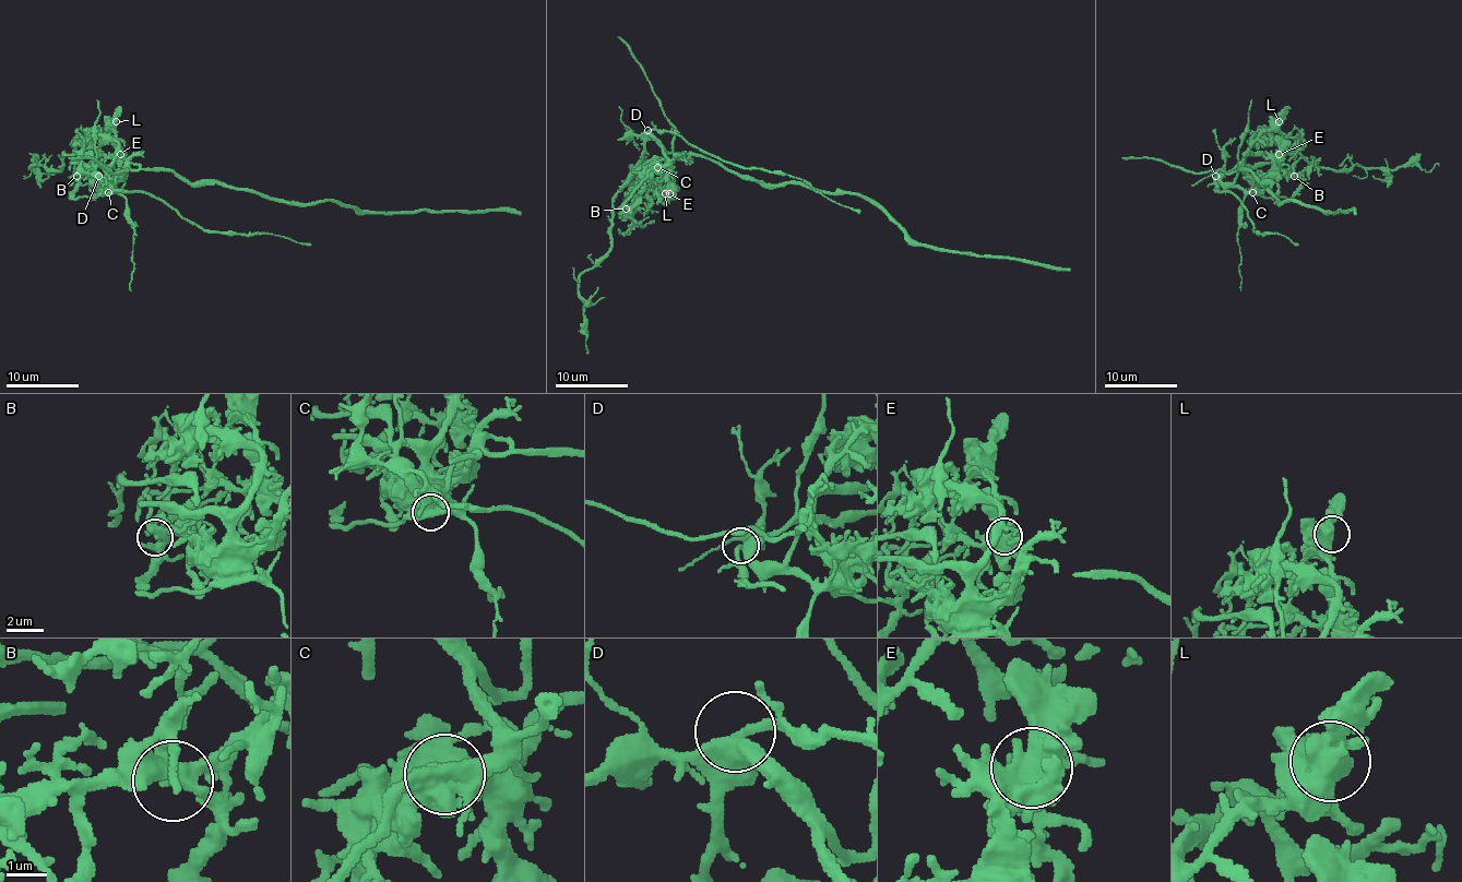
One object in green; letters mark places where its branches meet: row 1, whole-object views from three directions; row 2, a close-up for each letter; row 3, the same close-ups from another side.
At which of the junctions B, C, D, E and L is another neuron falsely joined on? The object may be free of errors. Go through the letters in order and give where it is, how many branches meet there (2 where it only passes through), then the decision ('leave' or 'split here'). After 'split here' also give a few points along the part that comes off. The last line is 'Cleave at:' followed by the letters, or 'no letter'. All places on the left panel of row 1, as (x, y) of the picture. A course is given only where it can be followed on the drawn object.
B: place (76, 176); branches 3; leave
C: place (108, 192); branches 3; split here; course (109, 192), (118, 189), (102, 178), (87, 154), (63, 153), (62, 169), (30, 167), (36, 173), (36, 165)
D: place (98, 176); branches 3; leave
E: place (120, 154); branches 3; leave
L: place (116, 121); branches 3; leave
Cleave at: C

